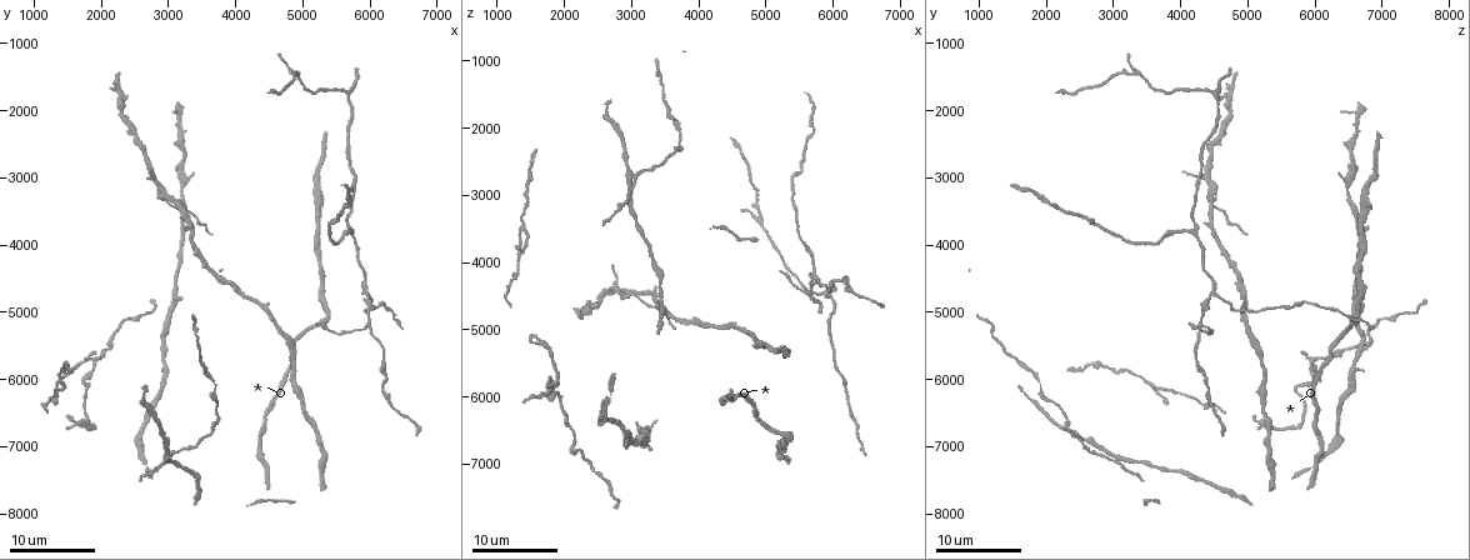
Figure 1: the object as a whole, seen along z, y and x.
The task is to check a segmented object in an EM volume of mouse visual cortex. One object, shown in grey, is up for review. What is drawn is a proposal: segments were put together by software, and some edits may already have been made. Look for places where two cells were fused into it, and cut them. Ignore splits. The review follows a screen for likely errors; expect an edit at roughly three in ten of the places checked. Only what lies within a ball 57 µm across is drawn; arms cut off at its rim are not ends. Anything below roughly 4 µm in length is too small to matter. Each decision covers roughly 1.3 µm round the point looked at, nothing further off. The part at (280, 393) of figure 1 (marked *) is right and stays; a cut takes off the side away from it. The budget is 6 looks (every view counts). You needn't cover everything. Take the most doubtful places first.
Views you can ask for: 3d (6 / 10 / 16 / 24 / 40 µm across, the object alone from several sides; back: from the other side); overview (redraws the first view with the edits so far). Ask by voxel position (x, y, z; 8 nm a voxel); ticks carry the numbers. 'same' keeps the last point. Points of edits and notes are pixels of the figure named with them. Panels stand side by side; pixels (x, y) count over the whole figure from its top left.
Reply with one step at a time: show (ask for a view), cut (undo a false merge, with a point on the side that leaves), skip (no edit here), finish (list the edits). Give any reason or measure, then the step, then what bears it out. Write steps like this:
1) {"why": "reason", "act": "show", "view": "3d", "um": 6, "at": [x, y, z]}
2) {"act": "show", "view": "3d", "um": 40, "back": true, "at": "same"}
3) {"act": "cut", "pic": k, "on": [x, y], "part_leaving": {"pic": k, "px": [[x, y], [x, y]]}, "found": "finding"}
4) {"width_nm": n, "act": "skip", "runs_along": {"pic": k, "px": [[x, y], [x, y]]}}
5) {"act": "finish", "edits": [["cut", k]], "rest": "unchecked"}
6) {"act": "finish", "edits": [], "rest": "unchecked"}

{"why": "four or more arms meet", "act": "show", "view": "3d", "um": 6, "at": [1900, 5700, 5900]}

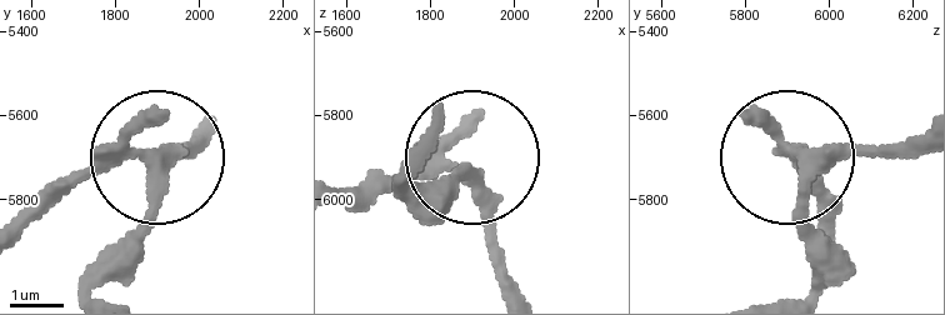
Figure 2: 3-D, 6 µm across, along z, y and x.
{"width_nm": 290, "act": "cut", "pic": 2, "on": [53, 185], "part_leaving": {"pic": 2, "px": [[119, 154], [29, 208]]}, "found": "a second cell is stuck on"}

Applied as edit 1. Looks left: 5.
{"act": "show", "view": "3d", "um": 16, "at": [5700, 3800, 4200]}

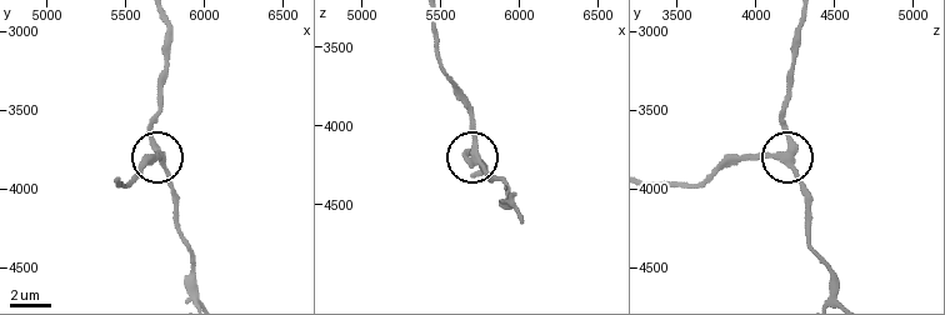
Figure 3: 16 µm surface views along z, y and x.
{"arms": 3, "act": "skip", "found": "continuous, no second cell"}

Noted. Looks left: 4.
{"why": "three arms meet", "act": "show", "view": "3d", "um": 16, "at": [6000, 4700, 4500]}

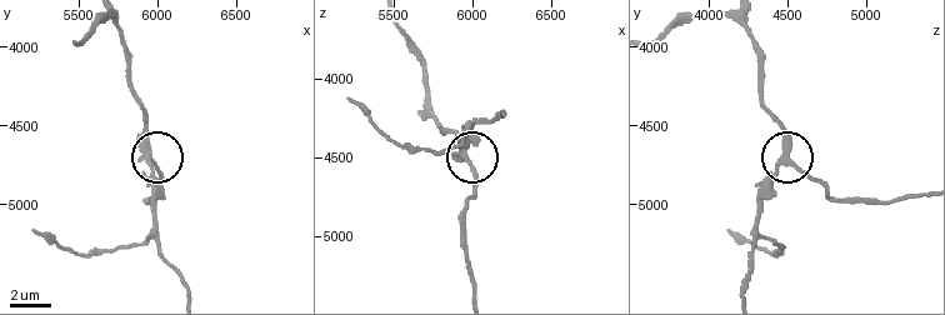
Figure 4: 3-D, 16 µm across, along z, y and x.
{"why": "closer look", "act": "show", "view": "3d", "um": 6, "at": [5960, 4720, 4500]}

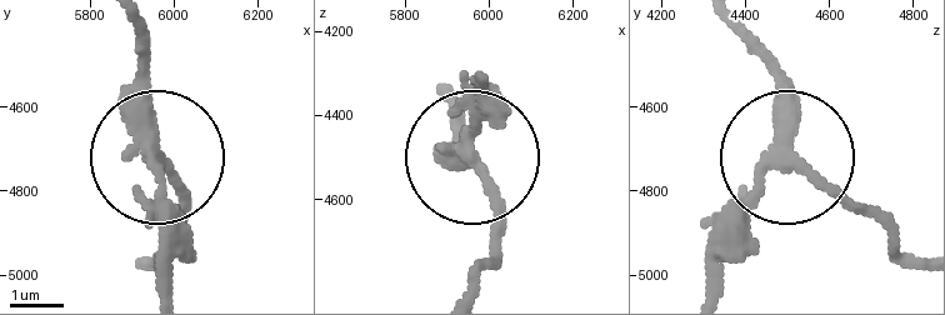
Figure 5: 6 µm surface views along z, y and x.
{"width_nm": 280, "act": "skip", "found": "all the same cell"}

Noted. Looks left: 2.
{"act": "finish", "edits": [["cut", 2]], "rest": "unchecked"}

